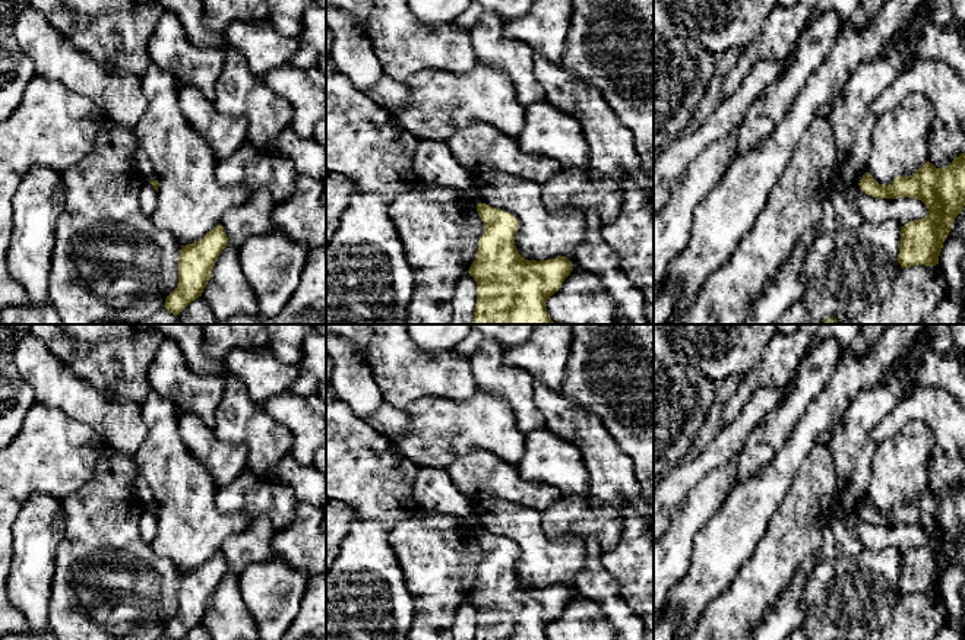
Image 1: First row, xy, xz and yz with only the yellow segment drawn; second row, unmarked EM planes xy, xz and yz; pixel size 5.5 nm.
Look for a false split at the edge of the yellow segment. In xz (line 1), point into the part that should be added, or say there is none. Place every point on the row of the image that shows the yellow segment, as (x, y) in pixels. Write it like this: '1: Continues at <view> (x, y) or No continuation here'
1: No continuation here

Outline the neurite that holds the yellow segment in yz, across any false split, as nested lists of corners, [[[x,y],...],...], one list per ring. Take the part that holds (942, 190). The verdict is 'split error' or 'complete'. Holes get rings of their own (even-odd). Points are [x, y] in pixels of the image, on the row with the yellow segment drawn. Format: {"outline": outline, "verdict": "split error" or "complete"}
{"outline": [[[965,153],[953,158],[946,168],[936,168],[928,161],[912,175],[896,177],[889,186],[879,184],[868,172],[858,183],[861,191],[877,199],[912,197],[921,200],[928,212],[918,221],[901,226],[898,263],[901,267],[936,266],[955,218],[965,206]]], "verdict": "complete"}

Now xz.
{"outline": [[[481,202],[477,212],[484,222],[484,234],[478,240],[475,260],[468,270],[477,282],[472,324],[554,324],[545,302],[573,270],[572,262],[564,256],[541,262],[525,260],[515,245],[518,218]]], "verdict": "complete"}

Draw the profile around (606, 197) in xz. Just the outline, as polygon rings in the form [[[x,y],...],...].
[[[561,168],[541,186],[541,197],[550,212],[573,207],[576,212],[597,212],[613,221],[621,212],[624,196],[613,180],[594,181],[589,172]]]

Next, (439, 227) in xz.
[[[417,181],[387,207],[404,251],[414,272],[414,292],[405,324],[453,324],[452,298],[458,281],[475,260],[484,234],[475,203],[459,188]]]

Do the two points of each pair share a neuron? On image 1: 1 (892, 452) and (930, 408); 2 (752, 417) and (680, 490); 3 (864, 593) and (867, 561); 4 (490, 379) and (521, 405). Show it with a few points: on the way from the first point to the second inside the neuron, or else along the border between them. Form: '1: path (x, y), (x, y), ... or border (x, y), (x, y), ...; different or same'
1: border (889, 436), (921, 420), (936, 450); different
2: path (733, 436), (696, 471); same
3: path (864, 586), (867, 569); same
4: path (497, 380), (515, 398); same

